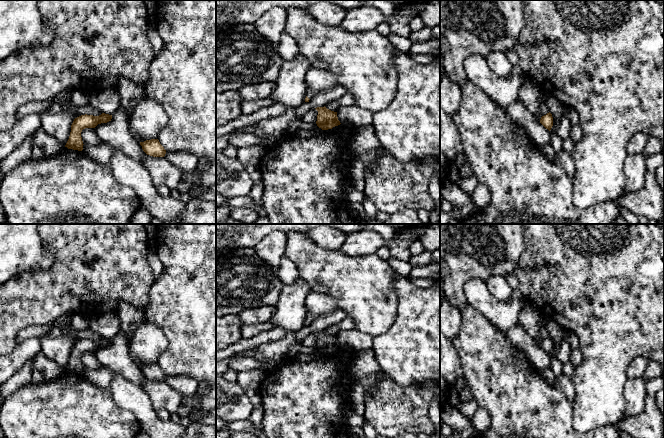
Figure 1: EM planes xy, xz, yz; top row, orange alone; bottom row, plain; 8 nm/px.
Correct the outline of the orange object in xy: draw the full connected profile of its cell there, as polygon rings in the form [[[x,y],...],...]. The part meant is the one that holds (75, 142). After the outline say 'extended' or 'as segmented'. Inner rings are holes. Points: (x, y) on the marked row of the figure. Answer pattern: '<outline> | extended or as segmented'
[[[102,113],[99,116],[93,115],[81,115],[74,119],[71,125],[71,132],[69,139],[65,145],[68,149],[83,150],[83,141],[81,132],[85,128],[95,128],[98,124],[107,123],[111,121],[112,115]]] | as segmented

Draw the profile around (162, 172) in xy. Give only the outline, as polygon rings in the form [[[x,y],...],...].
[[[146,155],[142,165],[149,172],[156,187],[163,185],[173,190],[182,182],[183,173],[165,157]]]

